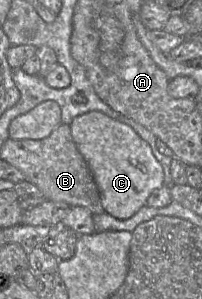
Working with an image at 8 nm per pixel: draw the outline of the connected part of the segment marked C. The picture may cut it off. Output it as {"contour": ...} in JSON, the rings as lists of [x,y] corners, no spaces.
{"contour":[[[90,111],[69,125],[74,143],[85,159],[100,192],[102,206],[109,215],[125,220],[146,205],[150,194],[164,186],[164,170],[150,145],[127,124],[100,111]]]}

